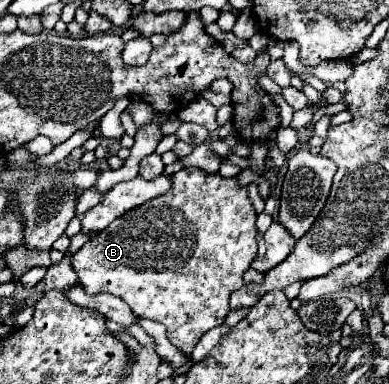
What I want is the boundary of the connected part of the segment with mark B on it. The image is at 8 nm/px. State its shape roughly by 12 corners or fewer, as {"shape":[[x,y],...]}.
{"shape":[[199,168],[69,258],[189,356],[257,254],[235,178]]}

